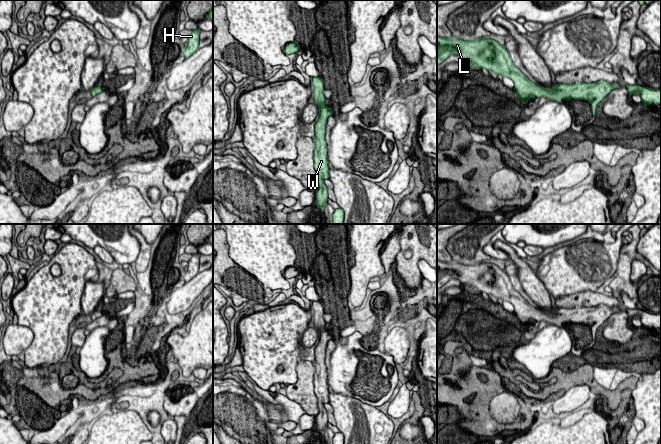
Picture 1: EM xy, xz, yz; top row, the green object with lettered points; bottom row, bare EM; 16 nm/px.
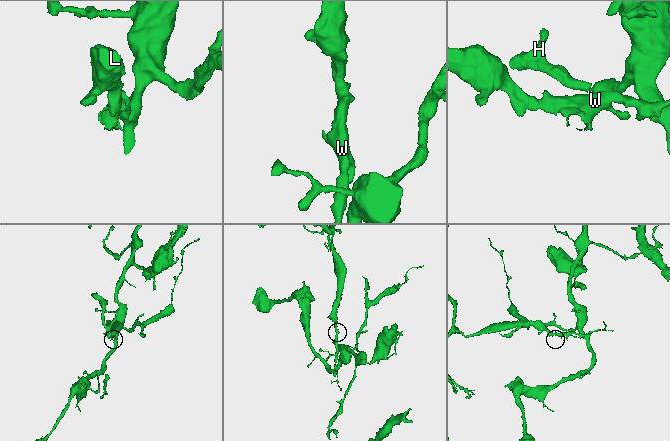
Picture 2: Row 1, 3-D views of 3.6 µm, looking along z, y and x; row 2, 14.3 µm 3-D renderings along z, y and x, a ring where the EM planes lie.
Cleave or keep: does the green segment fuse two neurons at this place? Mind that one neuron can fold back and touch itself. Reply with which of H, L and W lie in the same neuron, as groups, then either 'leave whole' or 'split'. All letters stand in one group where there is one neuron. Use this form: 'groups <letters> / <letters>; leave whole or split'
groups H W / L; split

